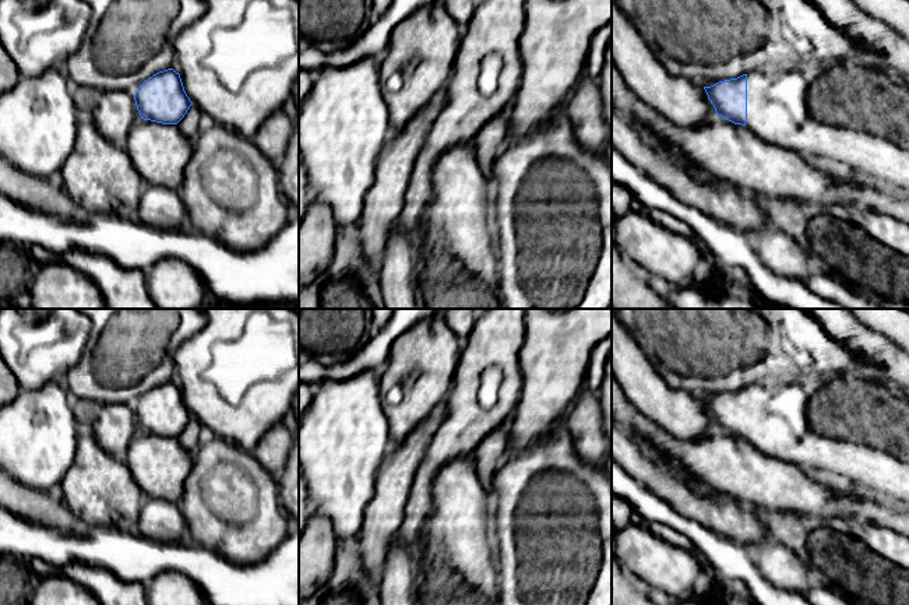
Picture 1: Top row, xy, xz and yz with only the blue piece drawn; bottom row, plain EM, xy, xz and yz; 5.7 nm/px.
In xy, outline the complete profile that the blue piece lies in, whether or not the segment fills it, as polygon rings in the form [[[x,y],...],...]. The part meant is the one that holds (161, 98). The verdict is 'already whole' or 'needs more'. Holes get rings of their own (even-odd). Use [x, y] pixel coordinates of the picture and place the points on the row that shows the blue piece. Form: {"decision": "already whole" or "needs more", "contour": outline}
{"decision": "already whole", "contour": [[[173,68],[145,80],[135,92],[134,101],[141,119],[162,124],[177,124],[193,105],[180,74]]]}

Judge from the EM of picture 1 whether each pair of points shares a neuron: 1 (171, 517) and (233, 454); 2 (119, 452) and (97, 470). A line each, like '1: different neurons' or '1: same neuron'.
1: different neurons
2: different neurons

